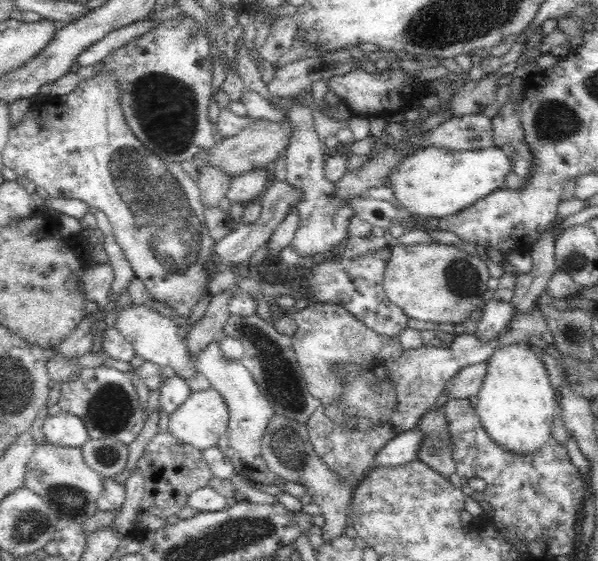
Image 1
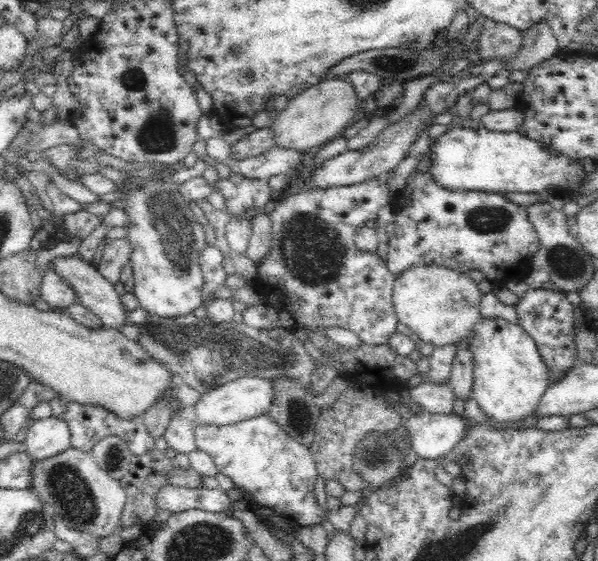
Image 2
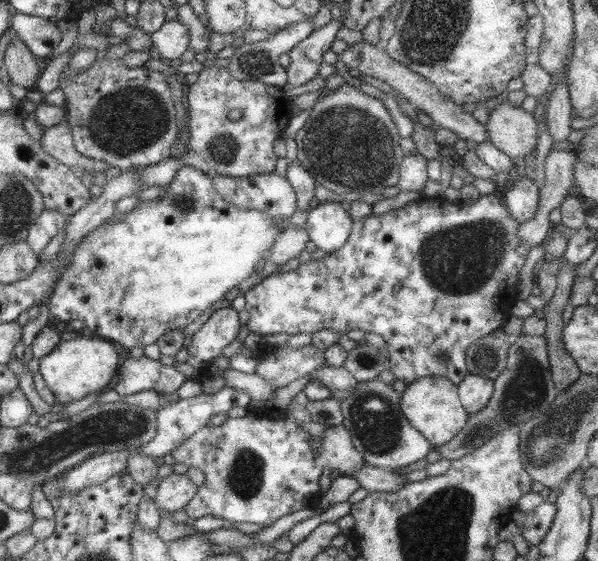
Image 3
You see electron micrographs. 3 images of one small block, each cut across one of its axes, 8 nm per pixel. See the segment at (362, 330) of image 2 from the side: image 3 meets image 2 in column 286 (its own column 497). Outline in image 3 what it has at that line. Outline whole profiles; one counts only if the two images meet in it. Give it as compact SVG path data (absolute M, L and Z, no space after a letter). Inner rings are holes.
M491 195L480 196L471 204L464 204L461 200L448 201L442 196L430 199L420 198L411 201L403 208L389 210L385 214L369 215L365 219L353 220L351 232L347 241L335 252L326 254L321 260L309 260L305 264L298 264L296 270L289 272L278 271L268 275L253 285L244 293L244 309L249 313L247 328L250 333L260 336L280 334L296 335L300 333L313 334L322 329L332 329L338 334L345 335L350 330L360 330L363 333L375 333L386 342L388 352L388 366L395 380L408 385L413 379L440 376L448 378L453 384L458 385L468 373L465 357L466 350L476 340L479 340L498 329L501 329L506 319L509 318L512 302L517 298L517 280L519 271L529 252L529 246L519 244L517 228L519 222L511 218L506 210L499 207L497 200Z

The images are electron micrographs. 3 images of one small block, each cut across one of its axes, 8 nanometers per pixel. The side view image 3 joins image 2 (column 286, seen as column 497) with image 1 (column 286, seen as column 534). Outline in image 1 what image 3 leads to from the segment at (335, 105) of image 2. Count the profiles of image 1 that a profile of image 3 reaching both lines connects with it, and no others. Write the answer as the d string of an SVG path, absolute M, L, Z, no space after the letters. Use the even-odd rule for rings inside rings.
M284 118L283 123L258 119L252 121L246 128L231 137L217 137L216 142L201 154L201 164L196 165L196 171L201 173L210 167L220 167L229 178L236 178L240 174L254 169L264 168L269 162L275 161L288 146L288 138L292 134L290 121Z

